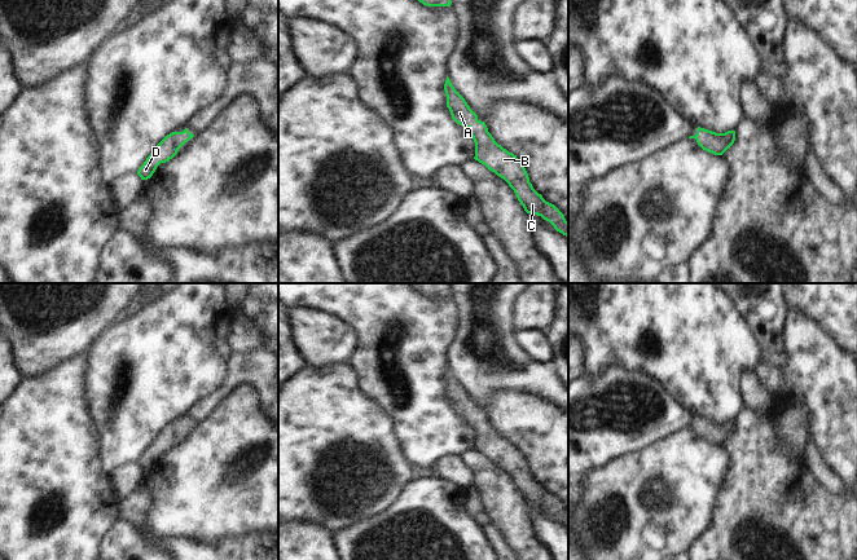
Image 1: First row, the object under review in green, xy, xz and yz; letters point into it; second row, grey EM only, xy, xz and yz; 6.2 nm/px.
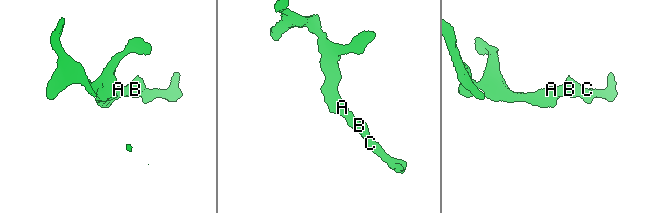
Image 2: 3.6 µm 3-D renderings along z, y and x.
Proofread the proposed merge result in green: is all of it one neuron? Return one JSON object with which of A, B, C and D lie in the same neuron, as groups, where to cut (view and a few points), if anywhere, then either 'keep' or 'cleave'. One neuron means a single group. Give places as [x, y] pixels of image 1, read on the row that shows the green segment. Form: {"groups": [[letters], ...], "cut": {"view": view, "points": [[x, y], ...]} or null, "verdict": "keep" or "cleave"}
{"groups": [["A", "B", "C", "D"]], "cut": null, "verdict": "keep"}

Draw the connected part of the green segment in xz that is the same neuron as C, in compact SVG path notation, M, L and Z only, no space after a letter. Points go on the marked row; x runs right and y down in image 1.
M448 76L444 91L447 107L451 111L452 119L457 124L470 129L470 135L475 142L474 159L509 184L527 213L541 216L544 220L549 221L557 232L568 237L568 222L563 213L533 189L523 163L517 155L509 153L495 141L485 123L478 119L478 115L454 89Z

